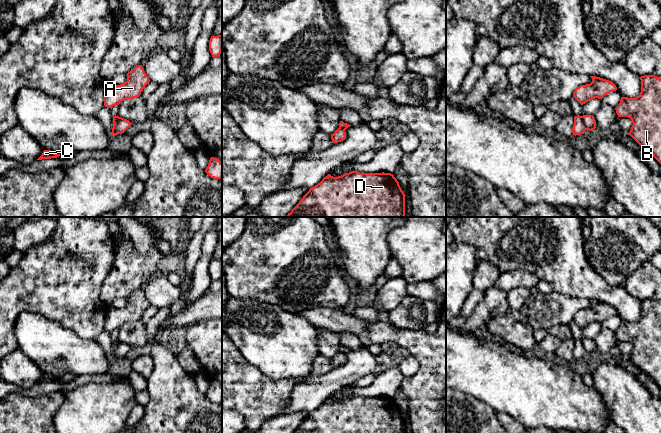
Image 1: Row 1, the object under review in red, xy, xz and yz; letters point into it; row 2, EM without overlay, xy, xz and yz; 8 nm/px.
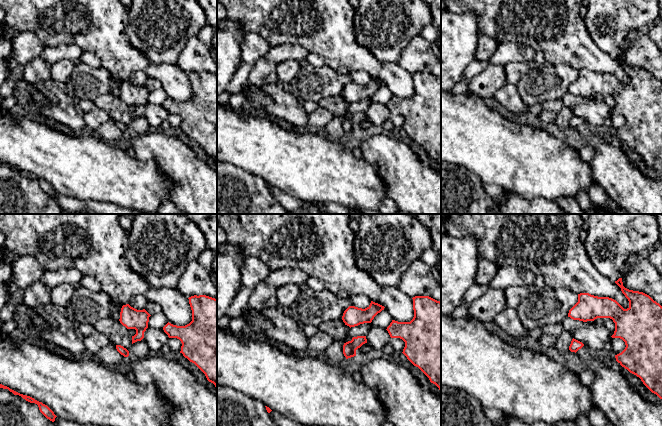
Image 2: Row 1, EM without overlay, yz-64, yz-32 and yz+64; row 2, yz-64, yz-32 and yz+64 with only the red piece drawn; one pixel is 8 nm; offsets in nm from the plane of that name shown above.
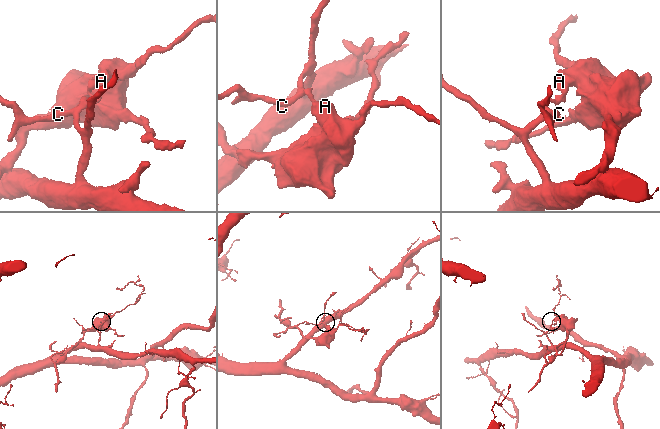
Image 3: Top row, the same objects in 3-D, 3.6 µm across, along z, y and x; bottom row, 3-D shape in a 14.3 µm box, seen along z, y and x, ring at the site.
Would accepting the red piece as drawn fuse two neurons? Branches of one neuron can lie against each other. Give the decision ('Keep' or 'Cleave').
Cleave

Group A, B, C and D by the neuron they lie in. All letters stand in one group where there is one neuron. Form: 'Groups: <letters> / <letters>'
Groups: A B D / C

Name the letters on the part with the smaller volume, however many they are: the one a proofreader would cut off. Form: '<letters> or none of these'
A, B, D

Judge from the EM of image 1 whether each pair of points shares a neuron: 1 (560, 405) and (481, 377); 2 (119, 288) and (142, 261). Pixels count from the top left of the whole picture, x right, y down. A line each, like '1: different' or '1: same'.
1: same
2: same

